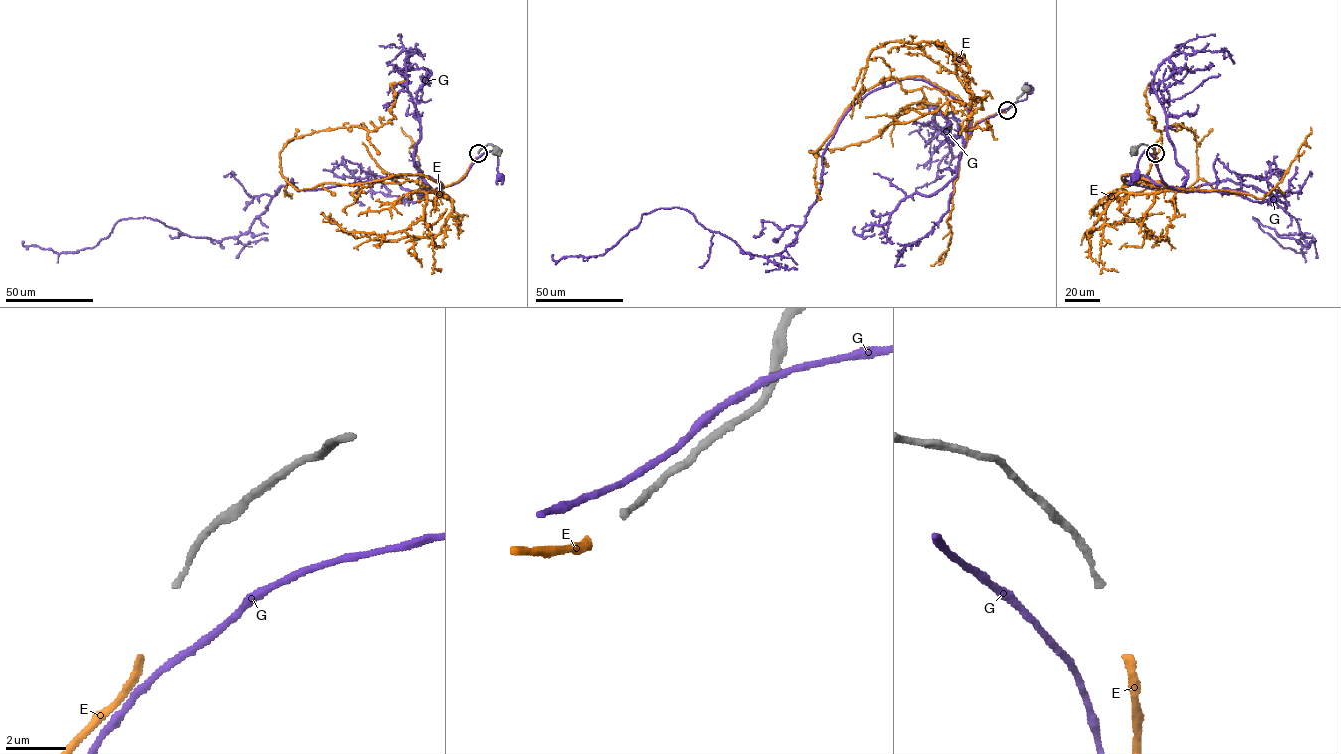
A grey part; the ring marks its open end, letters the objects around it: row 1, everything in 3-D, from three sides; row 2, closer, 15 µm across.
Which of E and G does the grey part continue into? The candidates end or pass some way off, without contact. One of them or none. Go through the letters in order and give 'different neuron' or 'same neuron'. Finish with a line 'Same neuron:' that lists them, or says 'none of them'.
E: same neuron
G: different neuron
Same neuron: E

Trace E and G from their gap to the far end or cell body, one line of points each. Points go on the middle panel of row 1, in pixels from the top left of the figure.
E: (1005, 111), (972, 127), (956, 96), (921, 76), (885, 79), (809, 151), (869, 140), (924, 99), (934, 108)
G: (1008, 107), (1025, 100), (1027, 89), (1030, 88)

